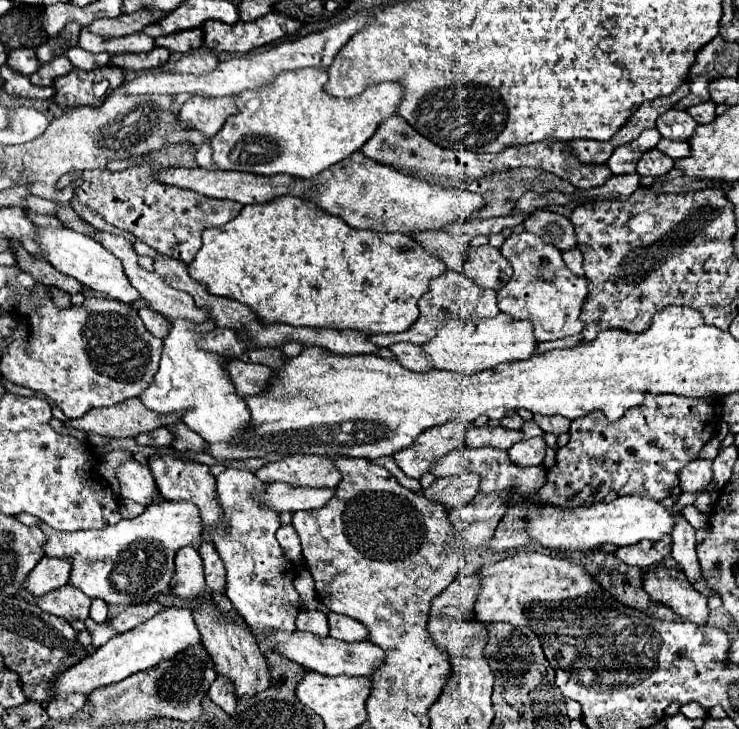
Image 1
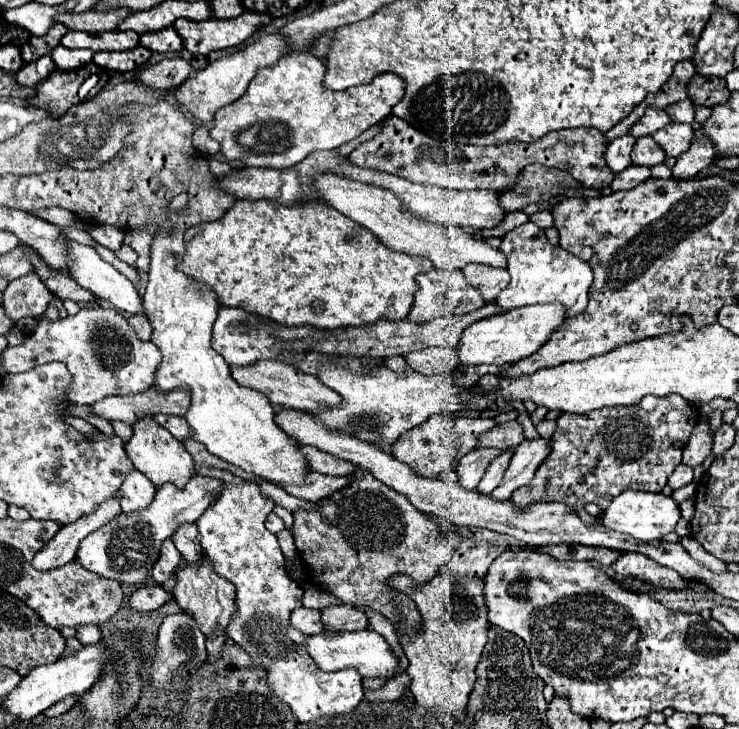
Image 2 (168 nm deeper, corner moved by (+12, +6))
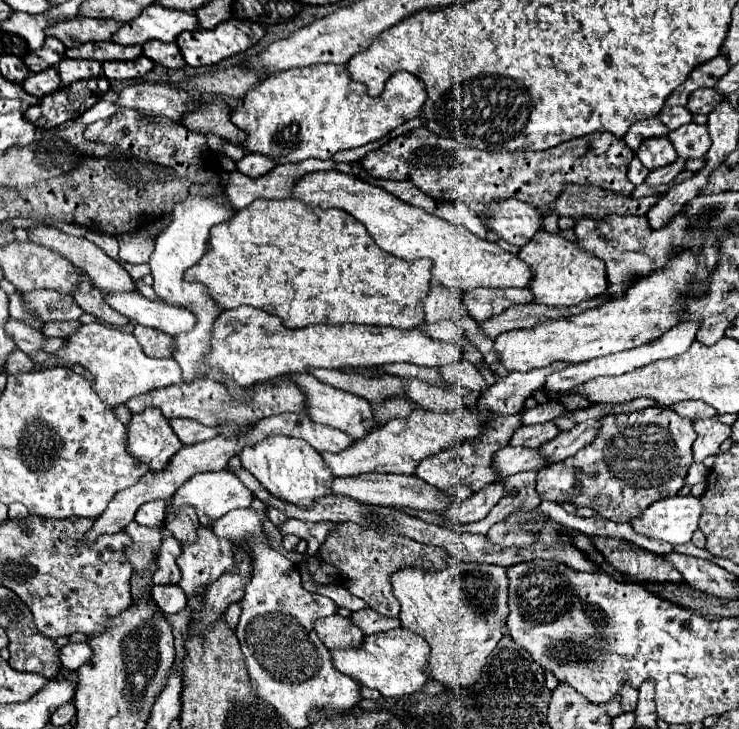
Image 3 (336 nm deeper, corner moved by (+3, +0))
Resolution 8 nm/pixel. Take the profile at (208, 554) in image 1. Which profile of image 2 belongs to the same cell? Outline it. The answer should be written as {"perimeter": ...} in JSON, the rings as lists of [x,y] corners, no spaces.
{"perimeter":[[[194,524],[178,528],[176,536],[172,536],[172,542],[176,544],[176,548],[180,550],[180,554],[188,564],[198,564],[198,560],[202,558],[202,548],[198,542],[198,530]]]}

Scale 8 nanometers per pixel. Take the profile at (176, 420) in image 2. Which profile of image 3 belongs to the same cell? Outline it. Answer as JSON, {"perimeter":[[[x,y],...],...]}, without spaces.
{"perimeter":[[[185,418],[171,420],[171,426],[173,426],[177,438],[179,438],[185,446],[211,440],[211,438],[215,438],[215,436],[219,434],[219,426],[203,426],[203,424],[197,422],[197,420],[185,420]]]}

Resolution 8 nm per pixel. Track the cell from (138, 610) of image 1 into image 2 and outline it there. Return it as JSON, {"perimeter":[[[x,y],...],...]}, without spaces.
{"perimeter":[[[154,584],[154,586],[144,586],[140,590],[136,590],[130,596],[130,608],[134,612],[148,612],[148,610],[158,610],[162,604],[166,604],[170,600],[170,594]]]}

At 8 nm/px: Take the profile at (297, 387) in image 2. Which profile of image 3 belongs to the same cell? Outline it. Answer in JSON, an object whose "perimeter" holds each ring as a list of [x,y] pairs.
{"perimeter":[[[307,372],[297,374],[295,382],[301,386],[301,390],[305,390],[305,396],[307,396],[307,402],[309,402],[307,412],[309,412],[309,418],[313,418],[313,422],[333,426],[333,428],[349,434],[353,440],[363,440],[365,434],[369,434],[373,428],[379,426],[379,422],[373,416],[373,406],[365,398],[359,398],[351,392],[339,390],[339,388],[329,386],[329,384],[323,384]]]}

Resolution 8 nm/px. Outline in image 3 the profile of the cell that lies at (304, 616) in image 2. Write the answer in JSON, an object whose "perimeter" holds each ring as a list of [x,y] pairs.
{"perimeter":[[[339,614],[317,620],[315,622],[315,632],[319,634],[321,642],[329,650],[355,648],[363,642],[363,632],[351,622],[351,618],[343,618]]]}

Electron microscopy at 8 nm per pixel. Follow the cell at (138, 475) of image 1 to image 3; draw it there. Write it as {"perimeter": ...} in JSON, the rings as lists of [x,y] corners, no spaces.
{"perimeter":[[[153,500],[153,502],[143,504],[137,510],[135,520],[139,524],[143,524],[143,526],[149,526],[149,528],[163,526],[163,520],[165,520],[165,502],[163,500]]]}

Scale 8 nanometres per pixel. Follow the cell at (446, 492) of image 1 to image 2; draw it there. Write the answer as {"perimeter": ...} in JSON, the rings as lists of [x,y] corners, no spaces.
{"perimeter":[[[474,448],[472,452],[468,452],[460,464],[456,466],[456,474],[458,474],[458,484],[466,490],[474,490],[480,480],[482,474],[486,470],[486,466],[500,454],[500,450],[494,448]]]}

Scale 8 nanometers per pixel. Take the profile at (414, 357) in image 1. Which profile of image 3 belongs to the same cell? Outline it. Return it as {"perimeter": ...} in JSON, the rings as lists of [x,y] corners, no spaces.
{"perimeter":[[[467,360],[449,364],[449,366],[441,366],[439,370],[441,370],[441,376],[449,384],[453,384],[457,388],[469,388],[469,390],[481,392],[487,386],[485,380],[483,380],[483,376],[479,374],[479,370],[471,362],[467,362]]]}

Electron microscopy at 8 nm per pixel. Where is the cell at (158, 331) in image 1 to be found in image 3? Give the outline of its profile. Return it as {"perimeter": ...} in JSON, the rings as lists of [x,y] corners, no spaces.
{"perimeter":[[[137,324],[133,334],[139,340],[143,352],[151,358],[169,358],[175,350],[175,340],[161,330],[153,330],[153,328]]]}

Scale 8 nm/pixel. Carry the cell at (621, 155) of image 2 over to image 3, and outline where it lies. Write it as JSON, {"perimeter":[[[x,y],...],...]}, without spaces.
{"perimeter":[[[633,158],[633,162],[629,164],[629,172],[627,172],[629,180],[631,180],[635,186],[639,186],[639,184],[645,182],[647,174],[649,174],[649,170],[641,164],[641,160],[639,160],[639,158]]]}

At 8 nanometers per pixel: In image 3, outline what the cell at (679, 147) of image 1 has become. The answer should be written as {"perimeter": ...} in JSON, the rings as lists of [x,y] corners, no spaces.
{"perimeter":[[[695,122],[669,132],[669,140],[673,142],[677,154],[683,158],[701,158],[707,154],[711,146],[711,136],[707,126]]]}

